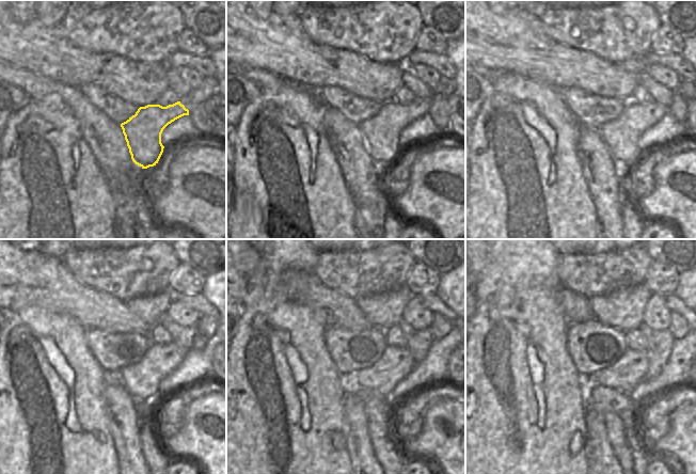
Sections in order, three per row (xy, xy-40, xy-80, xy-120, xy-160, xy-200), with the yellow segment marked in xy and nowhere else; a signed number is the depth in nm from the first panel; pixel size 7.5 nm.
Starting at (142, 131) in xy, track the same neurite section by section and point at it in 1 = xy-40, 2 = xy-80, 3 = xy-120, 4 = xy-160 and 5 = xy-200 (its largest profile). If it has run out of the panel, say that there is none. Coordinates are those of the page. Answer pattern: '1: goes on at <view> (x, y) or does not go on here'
1: goes on at xy-40 (381, 132)
2: goes on at xy-80 (621, 135)
3: goes on at xy-120 (141, 379)
4: goes on at xy-160 (394, 364)
5: goes on at xy-200 (630, 369)

